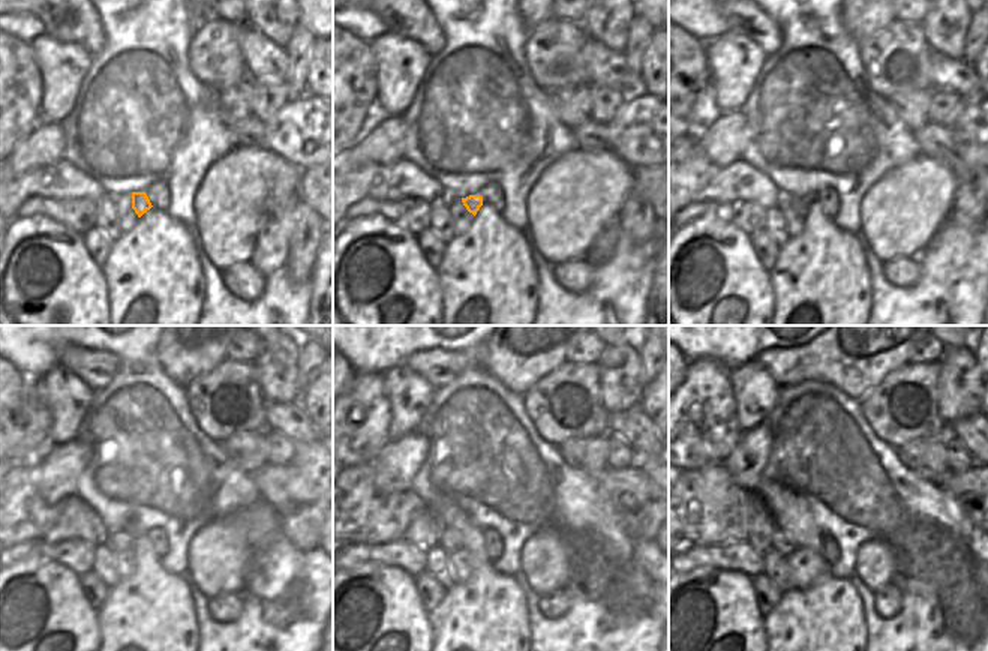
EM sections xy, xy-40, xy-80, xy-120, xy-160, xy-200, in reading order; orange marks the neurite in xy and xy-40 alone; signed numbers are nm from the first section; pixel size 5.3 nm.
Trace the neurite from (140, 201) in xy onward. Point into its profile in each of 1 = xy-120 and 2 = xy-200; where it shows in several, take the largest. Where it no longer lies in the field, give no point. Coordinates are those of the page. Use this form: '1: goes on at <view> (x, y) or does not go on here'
1: goes on at xy-120 (119, 542)
2: goes on at xy-200 (780, 543)

